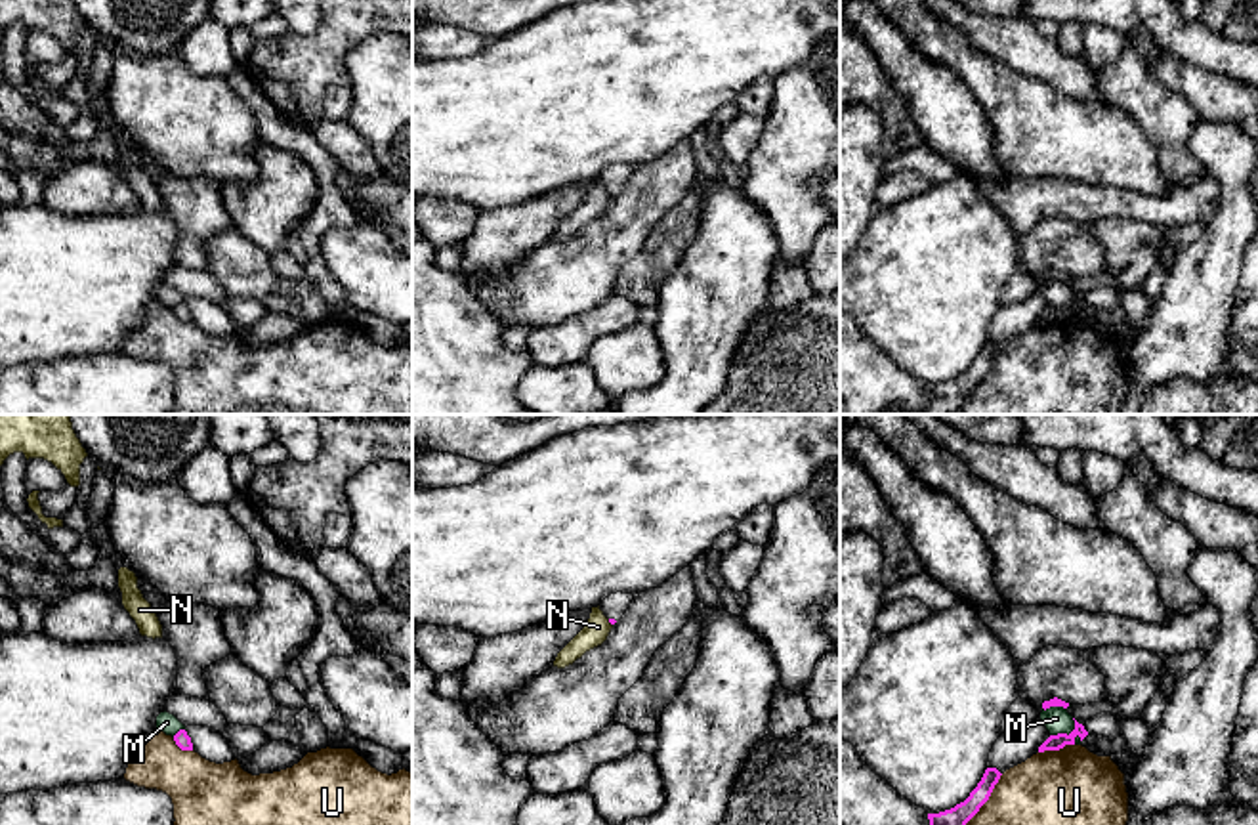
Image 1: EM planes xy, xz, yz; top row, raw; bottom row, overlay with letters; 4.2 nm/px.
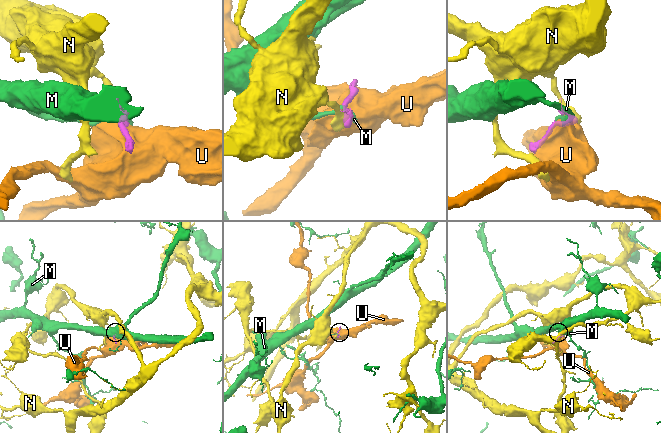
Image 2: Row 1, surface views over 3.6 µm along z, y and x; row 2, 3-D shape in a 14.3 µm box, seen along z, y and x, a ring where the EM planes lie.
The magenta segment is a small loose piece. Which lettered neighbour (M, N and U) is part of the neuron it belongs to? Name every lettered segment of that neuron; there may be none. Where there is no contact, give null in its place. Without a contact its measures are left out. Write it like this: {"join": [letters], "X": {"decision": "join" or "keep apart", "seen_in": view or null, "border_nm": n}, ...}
{"join": [], "M": {"decision": "keep apart", "seen_in": "yz", "border_nm": 130}, "N": {"decision": "keep apart", "seen_in": "xz", "border_nm": 40}, "U": {"decision": "keep apart", "seen_in": "yz", "border_nm": 340}}

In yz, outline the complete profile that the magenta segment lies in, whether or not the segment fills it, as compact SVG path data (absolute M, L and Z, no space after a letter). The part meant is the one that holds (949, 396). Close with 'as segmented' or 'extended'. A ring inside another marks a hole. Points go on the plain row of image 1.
M987 340L981 353L964 374L939 386L928 386L930 403L924 414L949 414L951 411L956 411L964 403L966 395L989 372L1000 348L1002 346L996 340Z; as segmented

